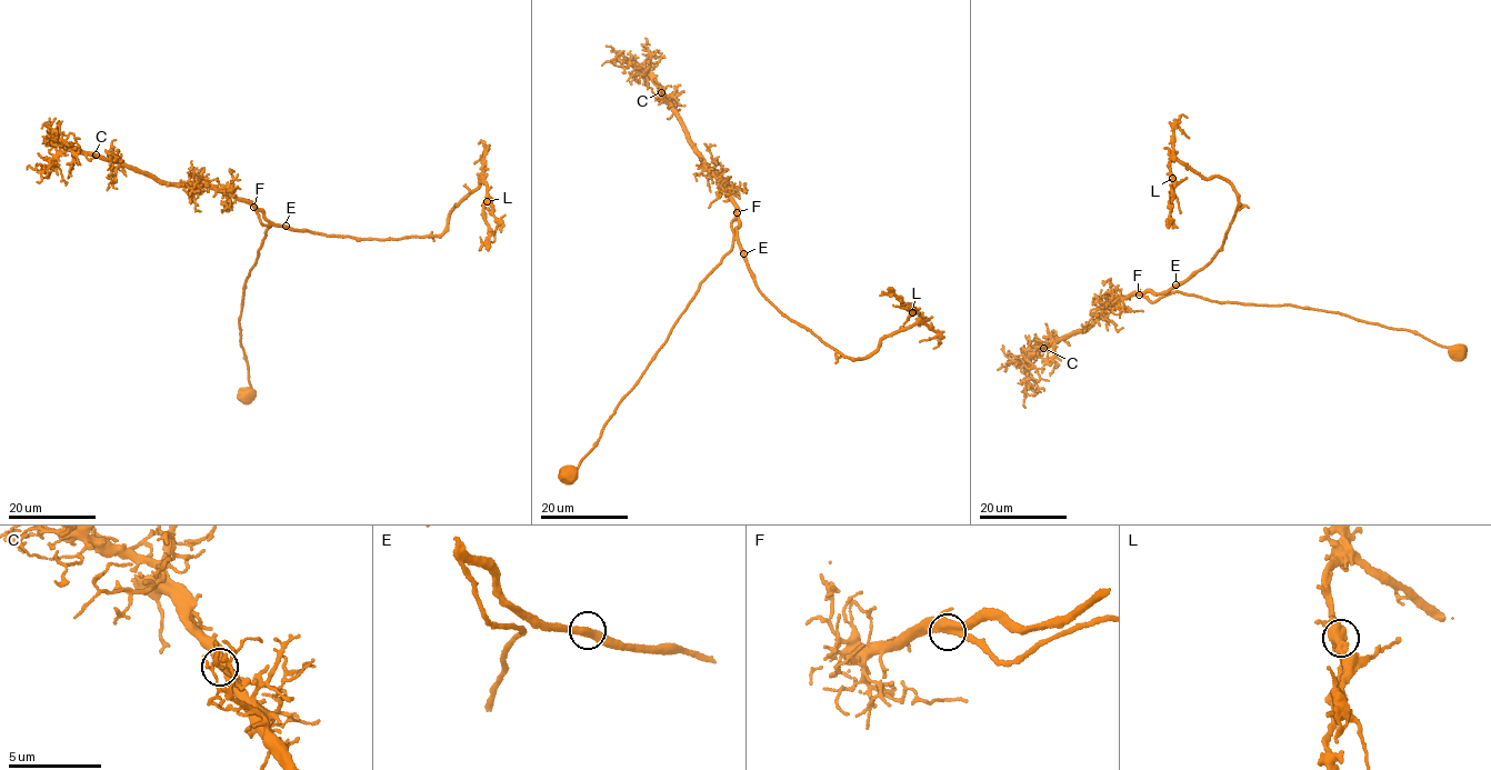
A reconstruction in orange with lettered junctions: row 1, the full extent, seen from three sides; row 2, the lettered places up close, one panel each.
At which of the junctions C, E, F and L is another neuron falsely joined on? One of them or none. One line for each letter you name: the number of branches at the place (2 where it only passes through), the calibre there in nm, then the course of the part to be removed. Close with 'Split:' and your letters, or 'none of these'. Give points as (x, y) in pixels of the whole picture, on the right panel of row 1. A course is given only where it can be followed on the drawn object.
Split: none of these

